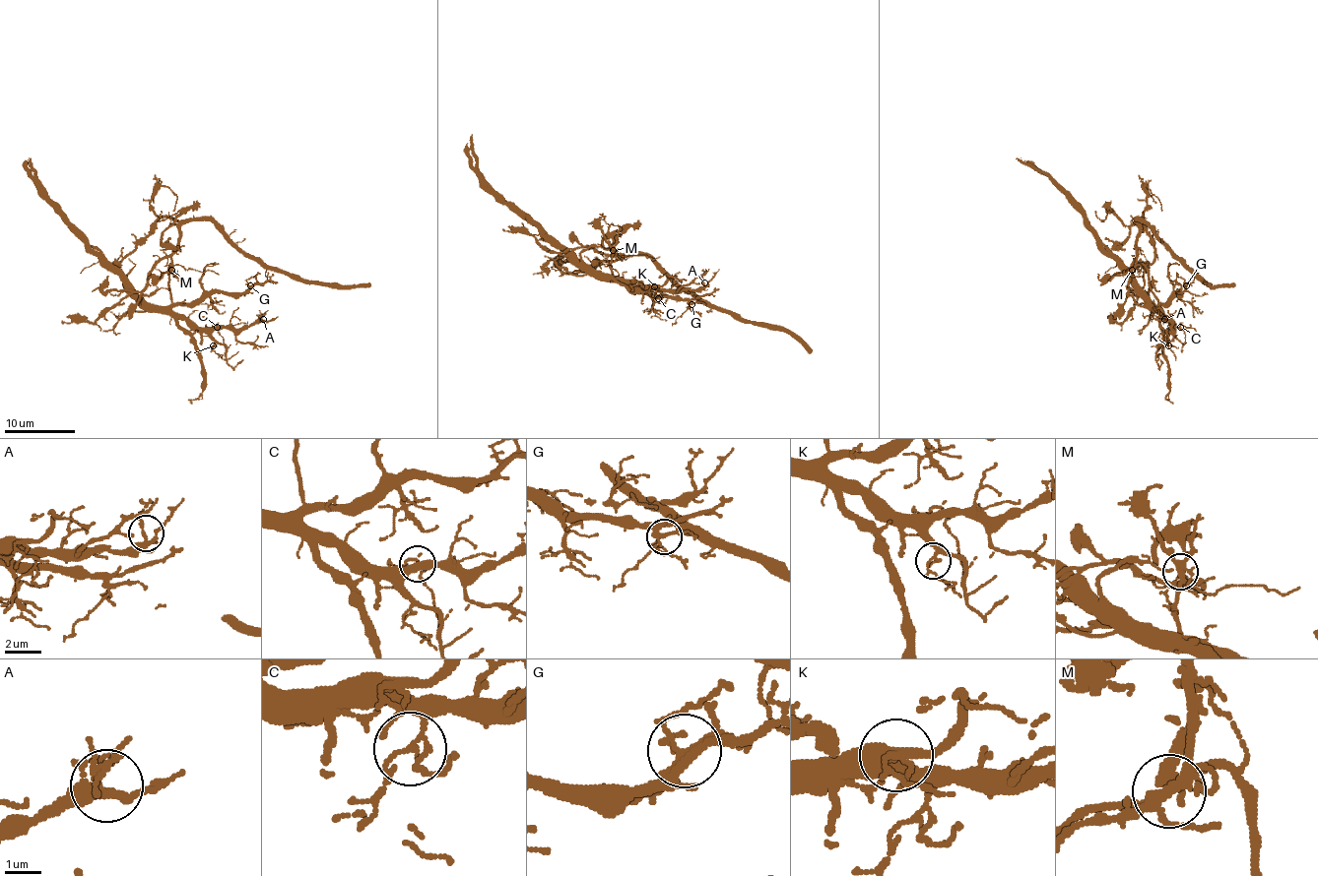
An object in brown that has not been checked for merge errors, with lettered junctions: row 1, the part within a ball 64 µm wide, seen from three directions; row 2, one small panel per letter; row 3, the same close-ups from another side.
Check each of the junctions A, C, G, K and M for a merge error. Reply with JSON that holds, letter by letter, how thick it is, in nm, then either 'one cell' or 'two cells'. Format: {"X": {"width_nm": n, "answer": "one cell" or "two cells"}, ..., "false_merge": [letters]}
{"A": {"width_nm": 200, "answer": "one cell"}, "C": {"width_nm": 120, "answer": "one cell"}, "G": {"width_nm": 200, "answer": "one cell"}, "K": {"width_nm": 190, "answer": "one cell"}, "M": {"width_nm": 280, "answer": "two cells"}, "false_merge": ["M"]}

